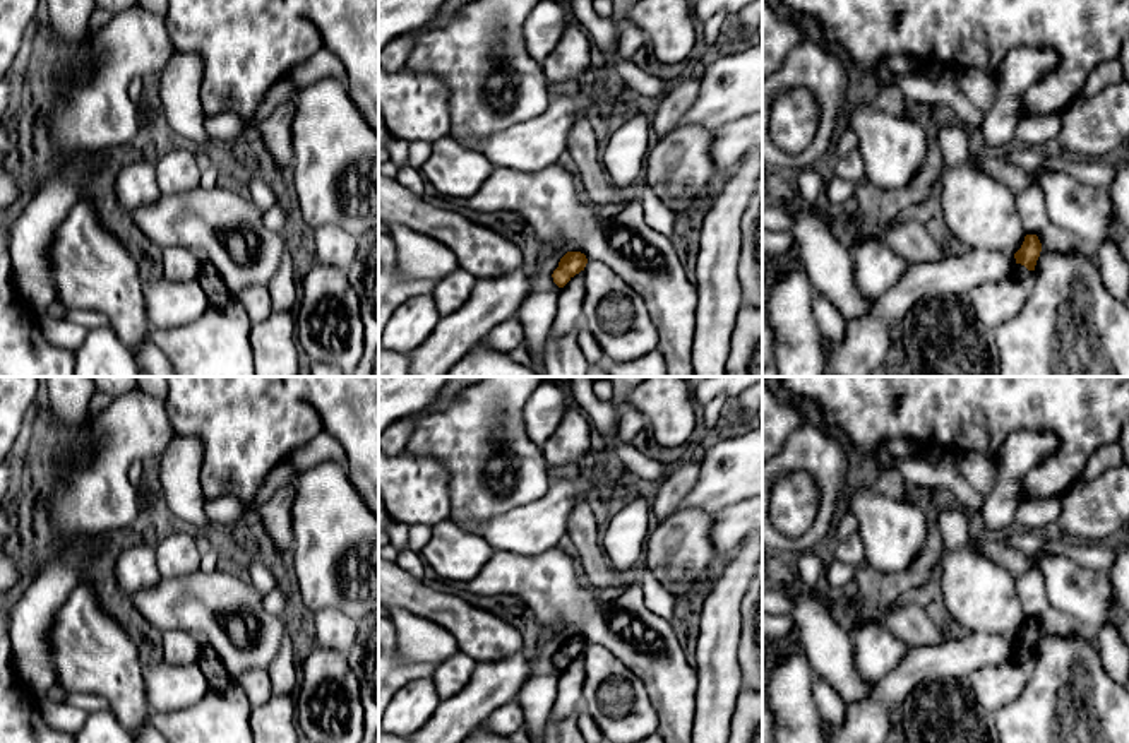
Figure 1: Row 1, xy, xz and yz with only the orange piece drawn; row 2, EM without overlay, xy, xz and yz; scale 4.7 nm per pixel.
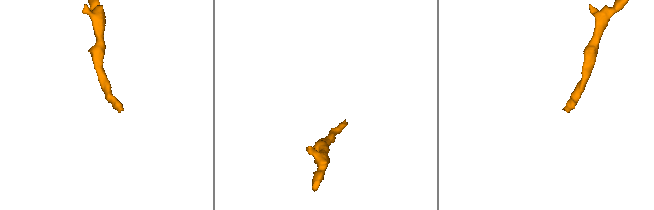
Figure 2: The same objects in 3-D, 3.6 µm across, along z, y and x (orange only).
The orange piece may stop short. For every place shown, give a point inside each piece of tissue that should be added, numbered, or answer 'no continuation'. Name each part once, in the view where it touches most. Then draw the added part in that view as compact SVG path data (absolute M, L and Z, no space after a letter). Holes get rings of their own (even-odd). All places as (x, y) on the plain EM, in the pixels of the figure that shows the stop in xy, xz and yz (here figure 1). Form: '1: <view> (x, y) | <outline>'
1: yz (1021, 658) | M1016 647L1014 657L1011 659L1009 664L1030 666L1031 659L1033 659L1033 654L1028 654L1024 649Z

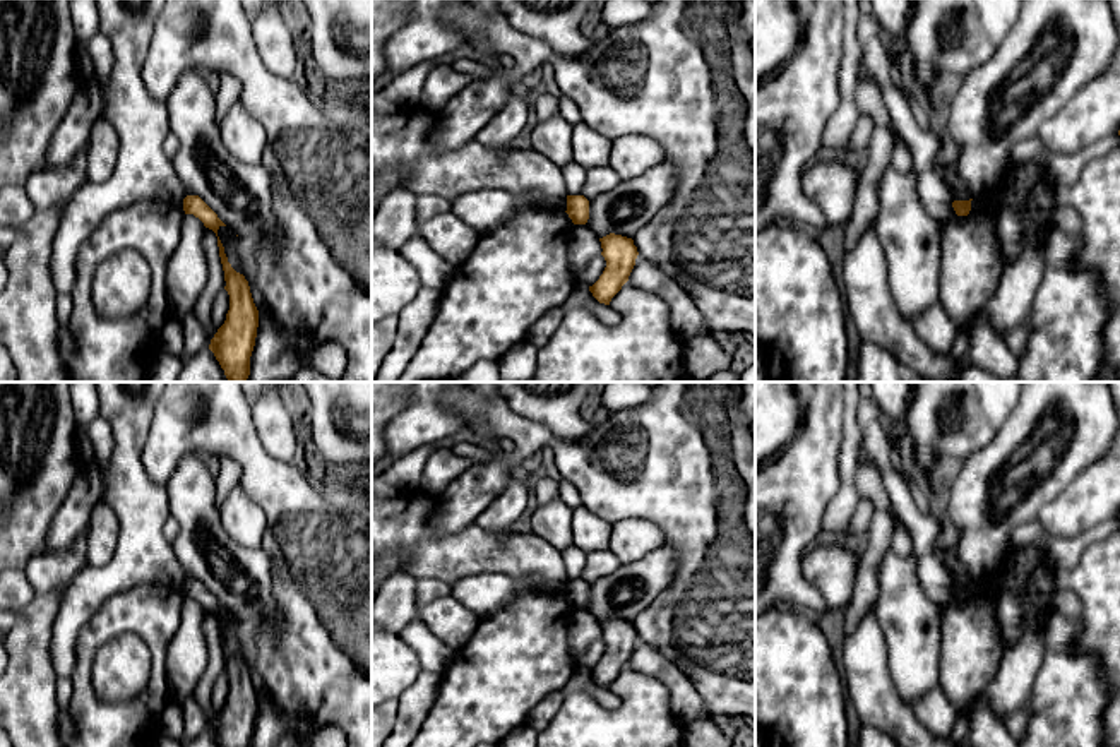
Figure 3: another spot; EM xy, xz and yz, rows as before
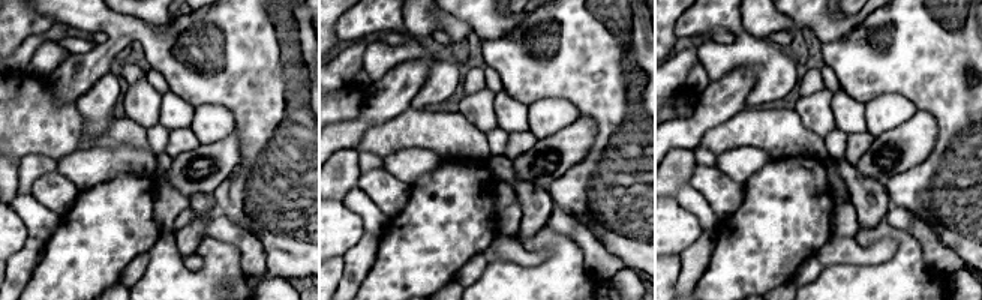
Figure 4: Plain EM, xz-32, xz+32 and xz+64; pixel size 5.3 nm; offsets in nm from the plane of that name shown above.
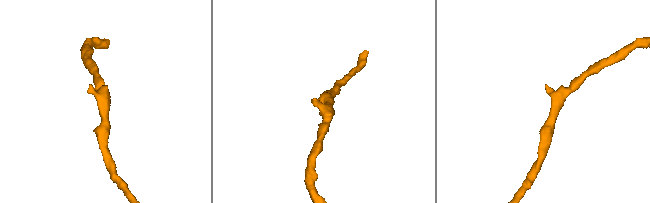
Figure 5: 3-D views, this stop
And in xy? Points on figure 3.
no continuation

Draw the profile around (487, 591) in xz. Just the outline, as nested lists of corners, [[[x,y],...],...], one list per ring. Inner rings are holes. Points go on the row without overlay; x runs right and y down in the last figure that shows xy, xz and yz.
[[[481,572],[450,584],[450,596],[480,617],[524,595],[567,595],[567,579],[539,576],[512,577],[500,572]]]

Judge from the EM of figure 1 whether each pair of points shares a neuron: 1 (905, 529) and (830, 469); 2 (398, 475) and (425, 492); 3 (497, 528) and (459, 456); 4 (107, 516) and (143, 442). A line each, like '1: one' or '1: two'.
1: two
2: one
3: two
4: one

